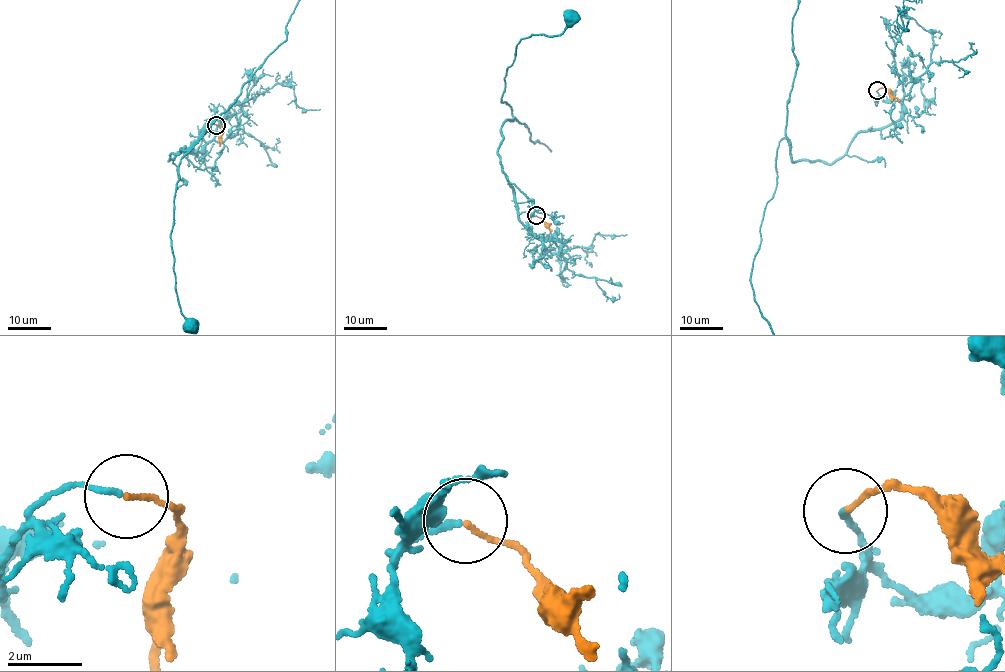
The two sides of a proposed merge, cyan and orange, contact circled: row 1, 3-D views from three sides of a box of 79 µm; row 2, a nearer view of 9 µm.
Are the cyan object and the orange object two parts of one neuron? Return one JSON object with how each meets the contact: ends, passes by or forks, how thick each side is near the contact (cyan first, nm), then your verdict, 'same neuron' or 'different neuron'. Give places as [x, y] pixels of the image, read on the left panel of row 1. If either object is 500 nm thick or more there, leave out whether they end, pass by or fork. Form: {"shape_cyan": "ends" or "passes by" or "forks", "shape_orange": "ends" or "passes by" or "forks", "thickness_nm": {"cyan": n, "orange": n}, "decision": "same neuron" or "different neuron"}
{"shape_cyan": "ends", "shape_orange": "ends", "thickness_nm": {"cyan": 150, "orange": 110}, "decision": "same neuron"}

